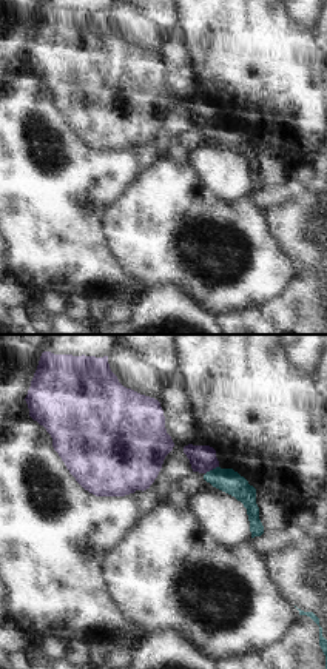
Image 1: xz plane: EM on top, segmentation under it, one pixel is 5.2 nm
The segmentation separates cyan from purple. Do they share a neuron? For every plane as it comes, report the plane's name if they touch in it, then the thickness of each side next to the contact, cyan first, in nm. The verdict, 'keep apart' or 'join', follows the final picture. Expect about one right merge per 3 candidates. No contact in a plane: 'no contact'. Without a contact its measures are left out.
xz | 120/140 nm

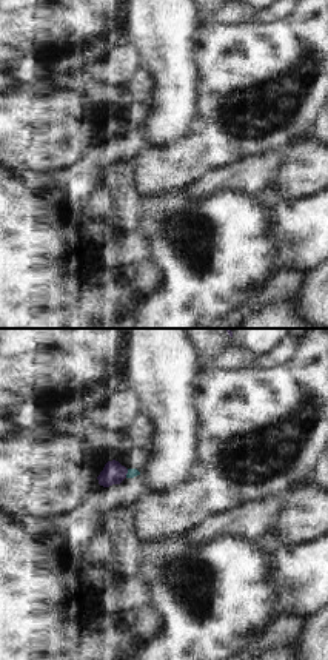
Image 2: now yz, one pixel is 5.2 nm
yz | 50/120 nm

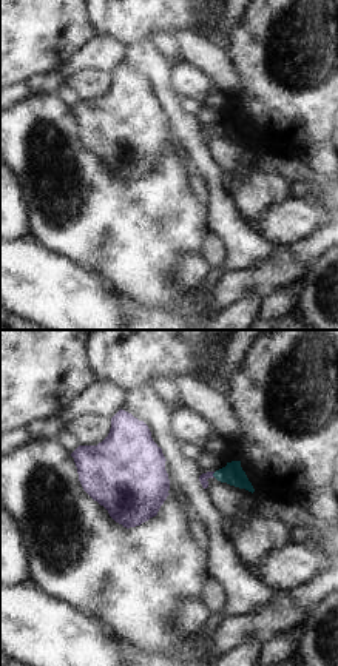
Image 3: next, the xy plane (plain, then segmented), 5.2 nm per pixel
xy | 110/50 nm

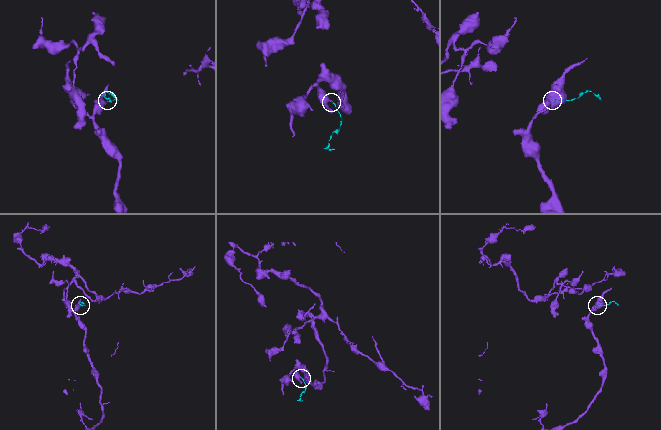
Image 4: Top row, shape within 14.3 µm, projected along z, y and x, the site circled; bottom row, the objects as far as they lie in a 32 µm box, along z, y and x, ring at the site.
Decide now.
keep apart

